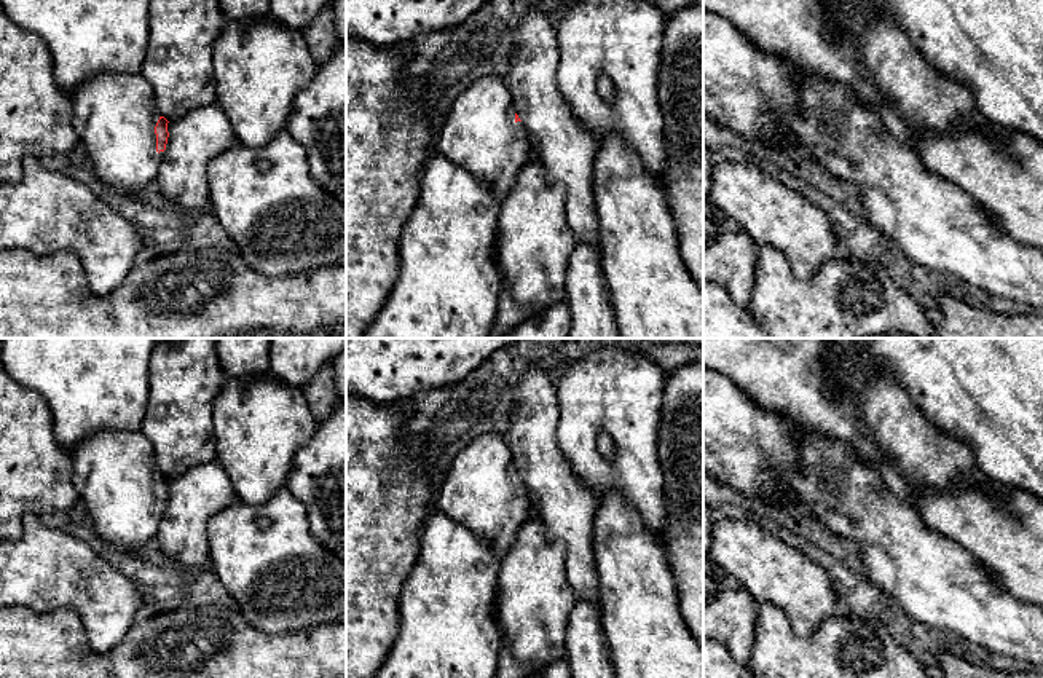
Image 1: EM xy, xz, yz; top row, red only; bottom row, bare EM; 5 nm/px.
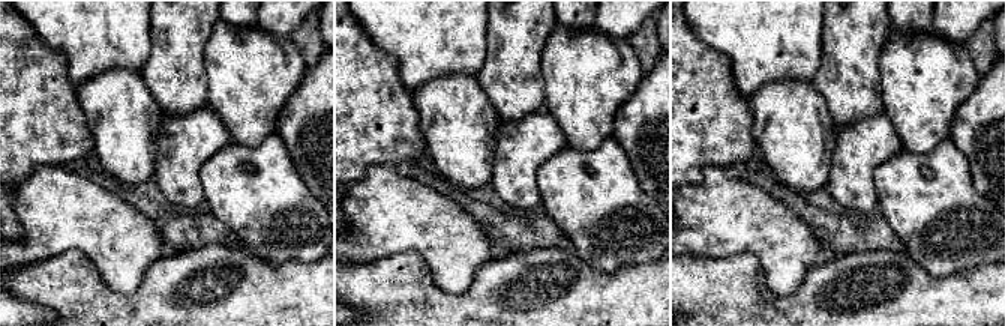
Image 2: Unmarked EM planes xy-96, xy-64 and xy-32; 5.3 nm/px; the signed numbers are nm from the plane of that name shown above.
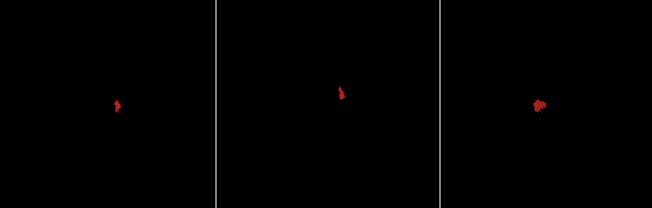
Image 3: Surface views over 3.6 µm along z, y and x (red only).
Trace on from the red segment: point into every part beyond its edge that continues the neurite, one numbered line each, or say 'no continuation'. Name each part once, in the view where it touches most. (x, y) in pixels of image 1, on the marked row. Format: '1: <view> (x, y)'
1: xy (115, 114)

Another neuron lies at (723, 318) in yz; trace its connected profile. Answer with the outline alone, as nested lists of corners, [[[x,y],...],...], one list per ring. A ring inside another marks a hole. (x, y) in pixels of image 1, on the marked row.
[[[703,281],[703,338],[770,338],[770,335],[721,284]]]

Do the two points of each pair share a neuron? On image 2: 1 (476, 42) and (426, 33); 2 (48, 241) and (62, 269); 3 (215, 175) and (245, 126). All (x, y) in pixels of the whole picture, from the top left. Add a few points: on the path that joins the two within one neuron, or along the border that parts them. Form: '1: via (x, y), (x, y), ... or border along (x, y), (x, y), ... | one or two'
1: via (464, 42), (456, 42), (447, 33), (438, 33) | one
2: border along (89, 257), (78, 251), (62, 251), (21, 266) | two
3: border along (270, 132), (257, 146), (240, 146), (231, 141) | two

